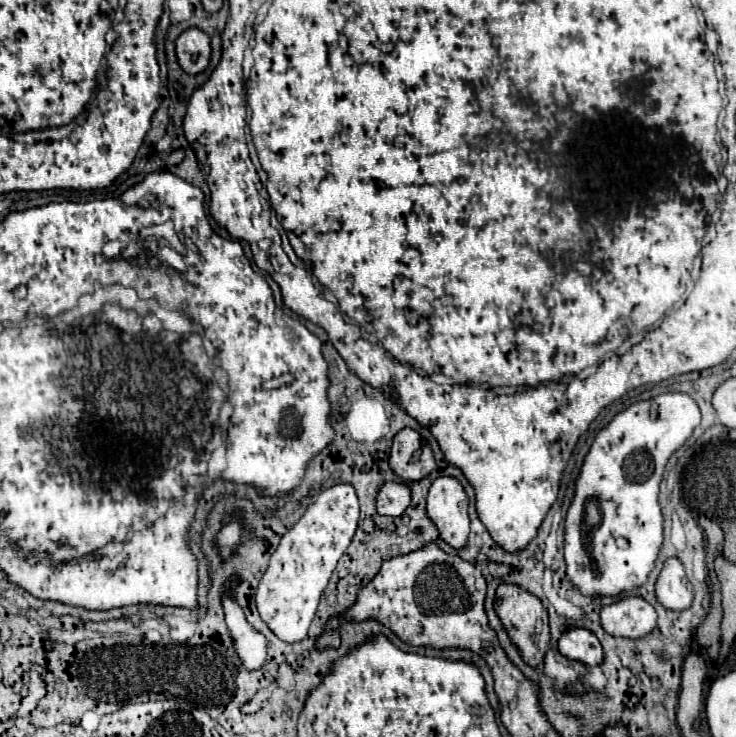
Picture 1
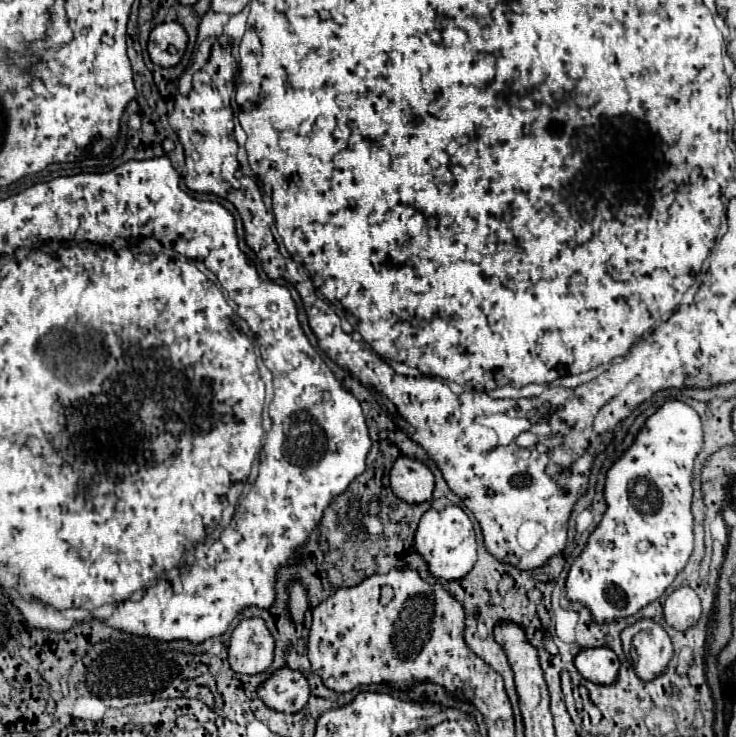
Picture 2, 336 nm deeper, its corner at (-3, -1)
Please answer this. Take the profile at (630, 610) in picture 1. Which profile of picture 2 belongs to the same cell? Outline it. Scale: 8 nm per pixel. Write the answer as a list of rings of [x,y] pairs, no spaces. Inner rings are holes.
[[[640,619],[622,631],[626,659],[642,681],[652,681],[666,671],[672,659],[672,641],[668,633],[652,619]]]

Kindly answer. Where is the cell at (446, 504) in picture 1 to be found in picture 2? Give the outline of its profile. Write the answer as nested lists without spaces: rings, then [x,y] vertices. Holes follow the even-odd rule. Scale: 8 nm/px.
[[[454,505],[446,507],[444,511],[428,509],[418,523],[414,535],[414,551],[422,555],[422,559],[428,563],[428,571],[438,579],[454,581],[466,577],[476,563],[476,537],[472,521],[460,507]]]

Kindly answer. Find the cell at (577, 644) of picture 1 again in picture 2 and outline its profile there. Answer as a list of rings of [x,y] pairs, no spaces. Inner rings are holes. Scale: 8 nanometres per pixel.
[[[608,647],[596,649],[582,649],[576,655],[576,669],[580,675],[598,685],[612,685],[618,677],[620,661],[616,653]]]

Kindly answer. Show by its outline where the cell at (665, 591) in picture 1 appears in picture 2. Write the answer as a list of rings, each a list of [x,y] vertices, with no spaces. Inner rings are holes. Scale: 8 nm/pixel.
[[[680,587],[672,595],[668,595],[664,603],[664,617],[666,623],[678,631],[686,631],[694,627],[700,619],[702,607],[700,599],[690,587]]]

